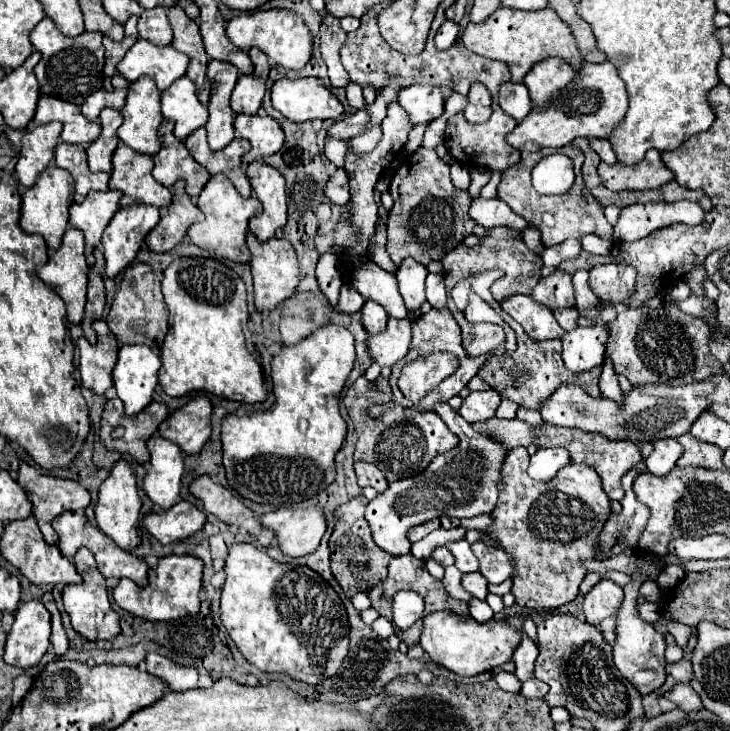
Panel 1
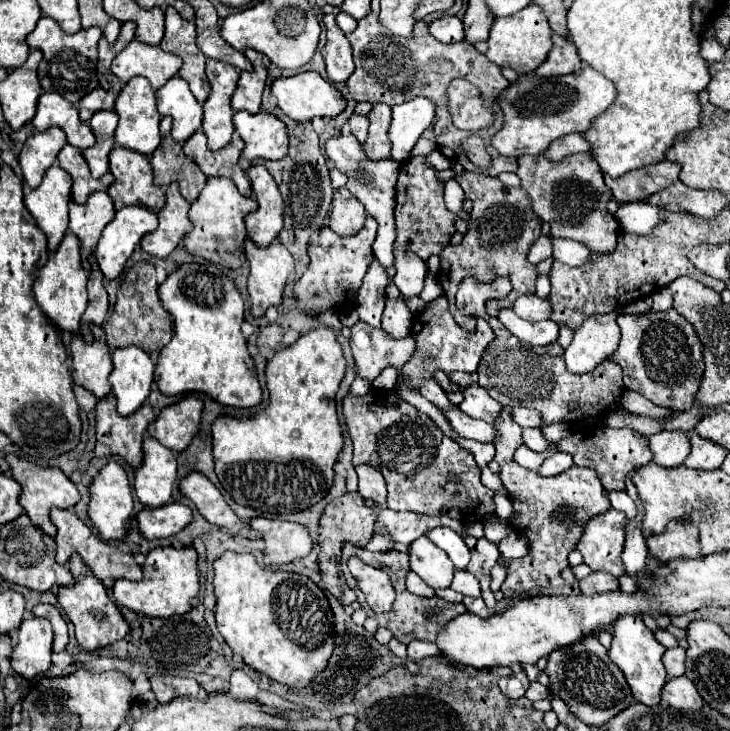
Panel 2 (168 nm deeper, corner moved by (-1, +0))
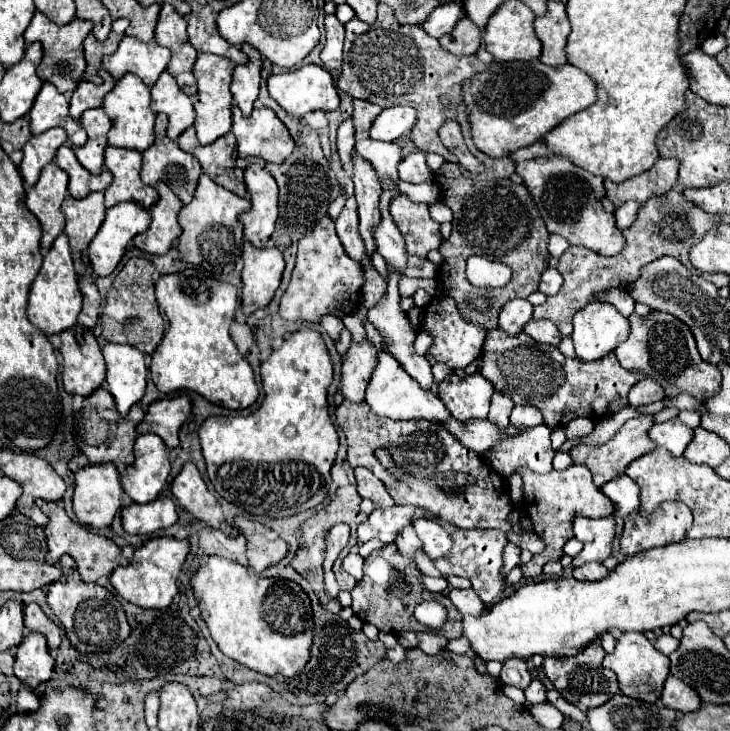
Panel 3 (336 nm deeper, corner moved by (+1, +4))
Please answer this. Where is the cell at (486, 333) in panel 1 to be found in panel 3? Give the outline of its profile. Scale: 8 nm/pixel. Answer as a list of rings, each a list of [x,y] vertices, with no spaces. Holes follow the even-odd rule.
[[[446,162],[434,174],[434,178],[442,190],[442,200],[450,206],[450,210],[454,214],[452,236],[448,240],[444,240],[442,246],[438,248],[444,258],[444,262],[438,268],[438,282],[442,284],[444,292],[456,300],[456,306],[462,308],[462,312],[464,312],[462,318],[466,322],[474,322],[474,324],[484,326],[486,330],[492,330],[498,326],[500,308],[508,300],[528,298],[532,292],[538,290],[540,272],[546,268],[546,256],[548,256],[546,246],[548,246],[550,234],[548,234],[544,220],[542,220],[542,216],[540,216],[528,188],[524,184],[514,184],[512,180],[488,180],[488,182],[472,180],[472,178],[462,176],[460,166],[452,164],[452,162]],[[516,208],[518,208],[518,212],[516,212]],[[472,254],[508,264],[512,268],[512,280],[506,286],[498,289],[485,290],[472,286],[462,272],[454,270],[454,268],[464,266],[466,258]],[[456,262],[460,262],[460,264],[456,266]],[[468,294],[490,298],[492,308],[484,314],[470,314],[470,308],[466,306]]]

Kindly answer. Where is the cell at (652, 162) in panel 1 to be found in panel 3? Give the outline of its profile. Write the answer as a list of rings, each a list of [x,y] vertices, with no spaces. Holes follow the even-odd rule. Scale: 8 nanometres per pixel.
[[[660,158],[652,170],[646,170],[640,176],[624,180],[620,184],[612,180],[604,180],[606,196],[618,208],[626,200],[636,200],[644,204],[652,196],[660,196],[668,192],[678,182],[678,160],[676,158]]]

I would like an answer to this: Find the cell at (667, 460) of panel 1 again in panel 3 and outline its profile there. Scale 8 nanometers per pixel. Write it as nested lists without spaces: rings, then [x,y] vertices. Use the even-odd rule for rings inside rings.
[[[674,418],[662,424],[654,424],[654,428],[650,430],[650,438],[656,446],[670,450],[672,456],[682,456],[686,444],[692,440],[692,428],[684,426],[678,418]]]

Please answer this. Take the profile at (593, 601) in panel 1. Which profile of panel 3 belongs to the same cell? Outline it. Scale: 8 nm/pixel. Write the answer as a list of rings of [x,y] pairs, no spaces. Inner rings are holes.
[[[588,562],[584,566],[578,566],[574,568],[574,578],[580,580],[580,582],[594,582],[605,578],[609,573],[609,570],[602,563],[599,562]]]

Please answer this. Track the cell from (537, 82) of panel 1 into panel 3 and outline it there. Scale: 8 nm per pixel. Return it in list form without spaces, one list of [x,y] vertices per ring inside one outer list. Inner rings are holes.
[[[548,2],[548,12],[534,22],[536,36],[542,42],[540,62],[548,66],[568,64],[566,40],[570,34],[570,22],[566,16],[566,6],[562,2]]]

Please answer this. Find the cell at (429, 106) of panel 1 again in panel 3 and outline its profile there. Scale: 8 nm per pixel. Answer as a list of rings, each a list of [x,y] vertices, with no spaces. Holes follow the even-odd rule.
[[[394,106],[382,110],[382,114],[374,120],[370,138],[394,142],[412,132],[416,124],[416,110],[410,106]]]

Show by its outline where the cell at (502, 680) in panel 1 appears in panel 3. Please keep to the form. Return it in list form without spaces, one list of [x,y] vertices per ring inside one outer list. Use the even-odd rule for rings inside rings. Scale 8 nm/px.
[[[506,660],[500,672],[500,684],[502,686],[516,686],[524,690],[532,682],[532,676],[528,672],[528,666],[524,660]]]

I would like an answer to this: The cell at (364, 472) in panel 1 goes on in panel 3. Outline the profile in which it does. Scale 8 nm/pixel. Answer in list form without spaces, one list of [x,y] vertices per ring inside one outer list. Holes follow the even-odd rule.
[[[358,466],[354,470],[356,474],[356,486],[358,486],[358,494],[362,498],[370,498],[376,506],[380,508],[386,508],[386,506],[394,506],[394,500],[392,496],[386,492],[384,484],[368,470],[368,468],[362,468]]]

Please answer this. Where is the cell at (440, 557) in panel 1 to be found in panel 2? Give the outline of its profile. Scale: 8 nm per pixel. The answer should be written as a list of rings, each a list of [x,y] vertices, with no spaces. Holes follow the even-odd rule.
[[[426,536],[416,538],[408,546],[408,556],[410,556],[410,570],[416,572],[428,586],[432,586],[434,590],[450,586],[454,576],[454,564],[446,556],[446,552],[440,550]]]

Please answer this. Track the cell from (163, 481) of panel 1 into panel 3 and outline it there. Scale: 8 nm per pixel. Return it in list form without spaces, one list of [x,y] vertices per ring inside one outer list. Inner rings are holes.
[[[140,434],[134,444],[134,464],[120,476],[124,492],[138,504],[148,504],[160,496],[170,474],[166,444],[156,434]]]

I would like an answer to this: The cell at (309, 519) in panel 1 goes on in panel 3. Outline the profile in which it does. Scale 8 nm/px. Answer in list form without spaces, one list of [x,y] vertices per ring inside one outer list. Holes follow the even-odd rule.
[[[236,518],[236,526],[248,540],[246,554],[252,570],[264,572],[268,566],[278,564],[288,554],[288,544],[272,528],[246,518]]]

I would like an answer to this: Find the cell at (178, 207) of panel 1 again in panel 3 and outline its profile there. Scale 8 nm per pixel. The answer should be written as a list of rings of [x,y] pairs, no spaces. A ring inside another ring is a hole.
[[[158,182],[156,190],[160,194],[156,206],[150,208],[152,224],[146,232],[138,234],[134,238],[136,248],[148,254],[166,254],[174,240],[182,234],[182,228],[178,224],[178,212],[182,208],[182,202],[176,198],[176,194],[168,188],[168,184]]]

